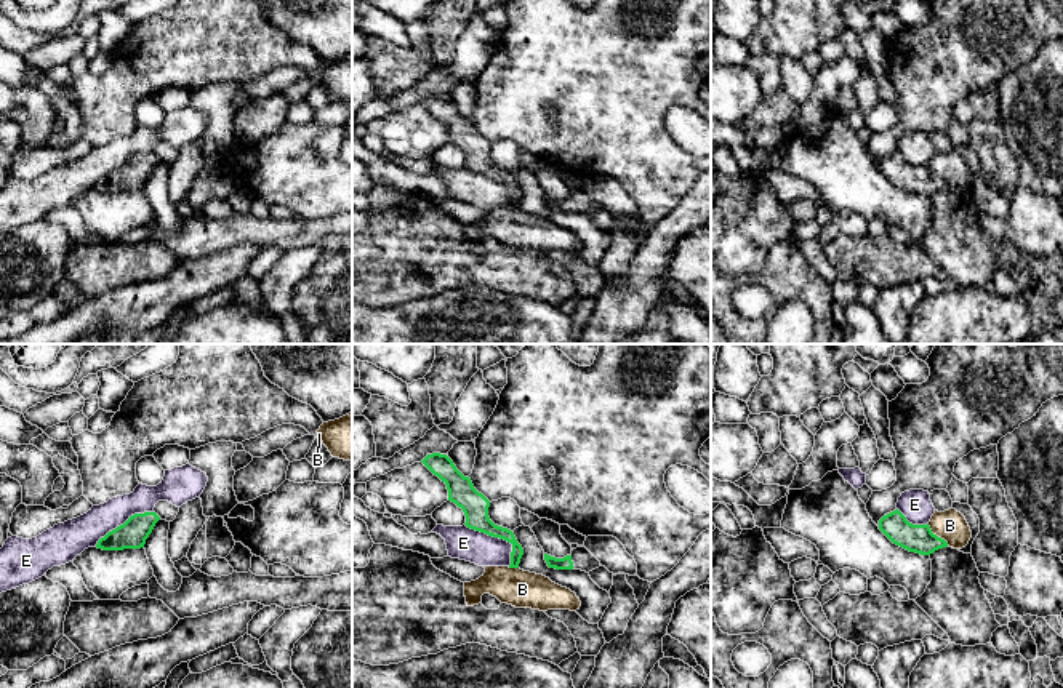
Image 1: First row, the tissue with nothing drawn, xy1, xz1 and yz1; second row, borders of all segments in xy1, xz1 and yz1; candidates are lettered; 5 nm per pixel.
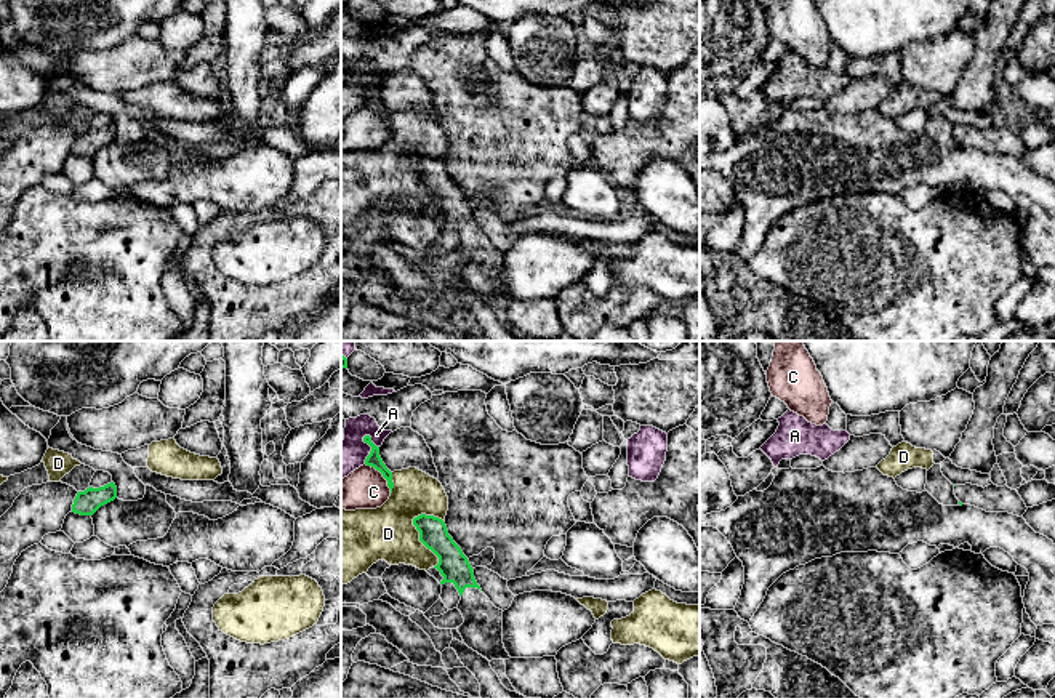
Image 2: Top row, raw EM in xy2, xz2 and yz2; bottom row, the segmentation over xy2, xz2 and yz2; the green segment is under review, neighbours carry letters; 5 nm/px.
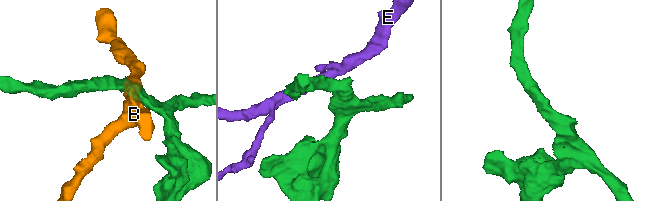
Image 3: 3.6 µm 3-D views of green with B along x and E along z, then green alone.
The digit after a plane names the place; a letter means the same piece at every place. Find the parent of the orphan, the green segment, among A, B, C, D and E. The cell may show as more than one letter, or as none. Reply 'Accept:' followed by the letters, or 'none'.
Accept: none

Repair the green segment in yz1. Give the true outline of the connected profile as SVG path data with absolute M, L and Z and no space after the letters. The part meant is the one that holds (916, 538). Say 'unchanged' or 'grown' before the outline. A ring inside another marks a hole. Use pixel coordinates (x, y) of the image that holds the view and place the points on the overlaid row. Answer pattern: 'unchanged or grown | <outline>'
unchanged | M897 509L879 520L879 530L897 546L921 555L930 555L948 542L932 533L927 525L913 525Z

